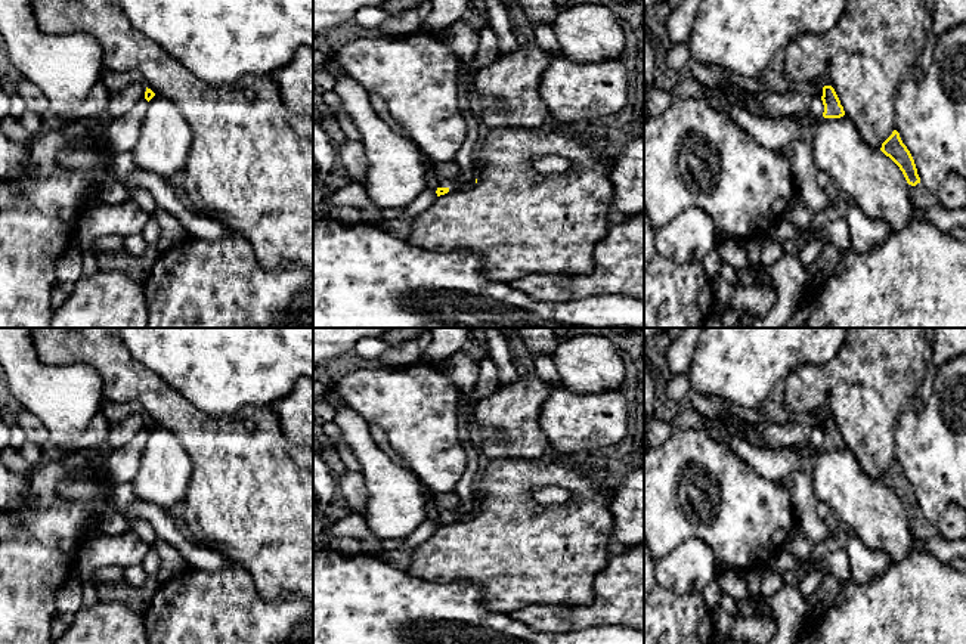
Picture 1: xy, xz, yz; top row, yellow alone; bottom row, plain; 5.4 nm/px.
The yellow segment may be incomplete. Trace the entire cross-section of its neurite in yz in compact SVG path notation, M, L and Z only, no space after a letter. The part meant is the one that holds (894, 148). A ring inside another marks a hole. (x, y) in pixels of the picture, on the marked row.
M894 130L892 134L882 143L880 151L902 171L908 183L911 204L916 208L926 208L939 202L936 193L929 192L920 182L914 160L897 130Z

